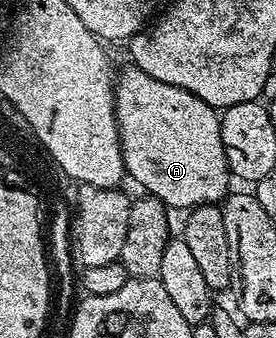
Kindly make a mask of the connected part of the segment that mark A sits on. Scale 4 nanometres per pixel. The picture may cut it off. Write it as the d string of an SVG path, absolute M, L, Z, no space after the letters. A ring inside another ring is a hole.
M127 67L122 74L117 74L114 83L114 118L118 121L118 144L122 149L122 161L126 165L129 180L132 179L136 184L143 185L154 196L151 198L157 199L171 210L182 209L181 211L195 209L197 205L212 205L221 202L225 198L231 188L232 174L230 168L226 165L224 147L220 139L220 113L214 106L204 103L204 99L200 99L180 87L172 87L172 83L160 83L160 79L152 79L152 75L148 75L144 71Z

